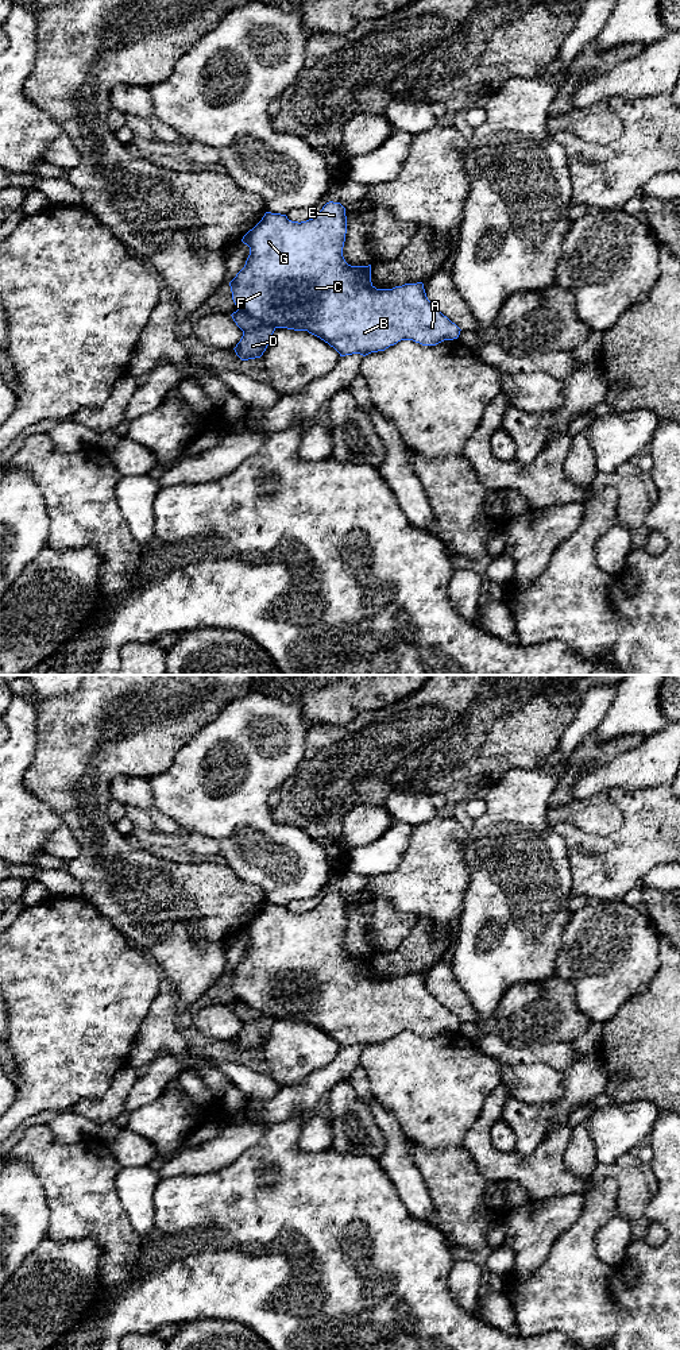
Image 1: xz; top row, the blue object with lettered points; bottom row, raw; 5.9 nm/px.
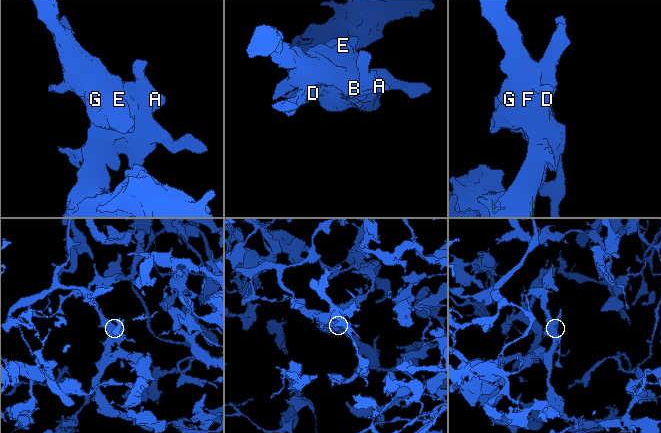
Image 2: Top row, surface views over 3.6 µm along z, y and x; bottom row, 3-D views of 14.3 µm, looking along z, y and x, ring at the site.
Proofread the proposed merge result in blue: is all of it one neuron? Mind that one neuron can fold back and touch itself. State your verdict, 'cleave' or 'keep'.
cleave

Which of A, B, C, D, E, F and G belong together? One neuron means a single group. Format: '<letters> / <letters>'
A B C E F G / D

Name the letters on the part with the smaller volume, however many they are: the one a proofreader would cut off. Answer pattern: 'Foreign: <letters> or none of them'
Foreign: D

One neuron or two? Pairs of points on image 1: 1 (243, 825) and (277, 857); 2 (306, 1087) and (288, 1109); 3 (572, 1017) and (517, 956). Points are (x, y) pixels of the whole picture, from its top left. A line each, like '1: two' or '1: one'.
1: one
2: one
3: two

